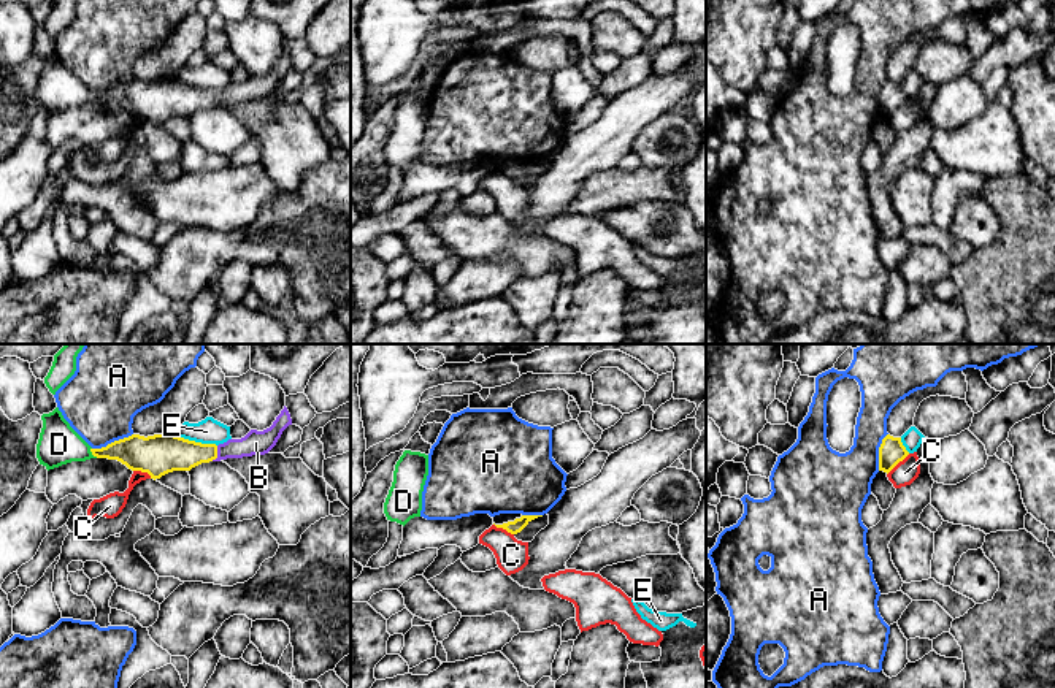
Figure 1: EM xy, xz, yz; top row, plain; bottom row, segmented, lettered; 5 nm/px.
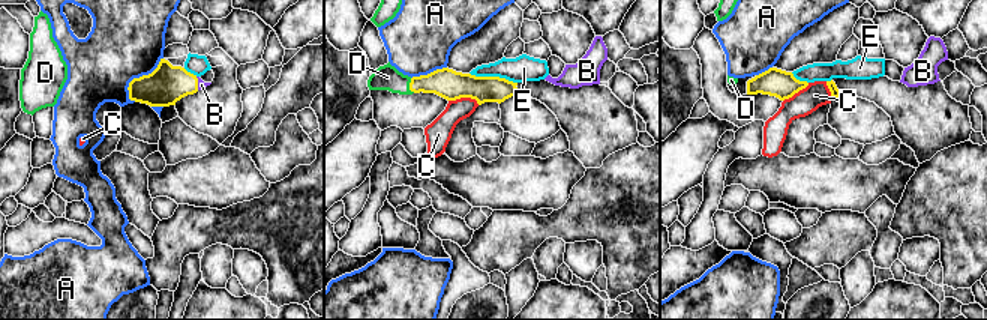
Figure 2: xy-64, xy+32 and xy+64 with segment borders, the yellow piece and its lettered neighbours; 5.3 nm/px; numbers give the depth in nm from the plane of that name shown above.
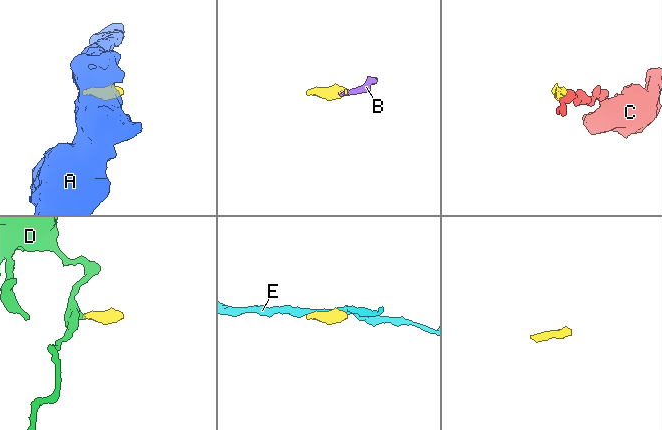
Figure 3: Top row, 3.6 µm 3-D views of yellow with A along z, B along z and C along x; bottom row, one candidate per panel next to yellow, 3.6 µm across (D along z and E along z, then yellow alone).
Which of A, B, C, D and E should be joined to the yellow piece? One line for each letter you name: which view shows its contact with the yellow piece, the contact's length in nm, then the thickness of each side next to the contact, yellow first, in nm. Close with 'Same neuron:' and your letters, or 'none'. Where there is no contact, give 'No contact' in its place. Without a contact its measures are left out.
B: Touches yellow in xy. Shared border 90 nm. Thickness 190 nm (yellow) against 130 nm
D: Touches yellow in xy. Shared border 70 nm. Thickness 180 nm (yellow) against 200 nm
Same neuron: B, D

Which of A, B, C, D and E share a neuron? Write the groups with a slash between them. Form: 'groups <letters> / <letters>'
groups A / B D / C / E

